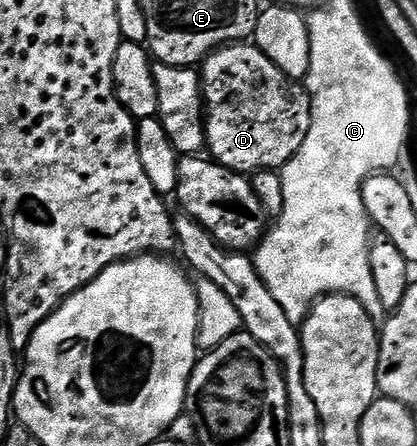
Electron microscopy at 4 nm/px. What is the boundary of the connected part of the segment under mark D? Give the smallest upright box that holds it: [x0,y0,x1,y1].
[202,41,312,177]

